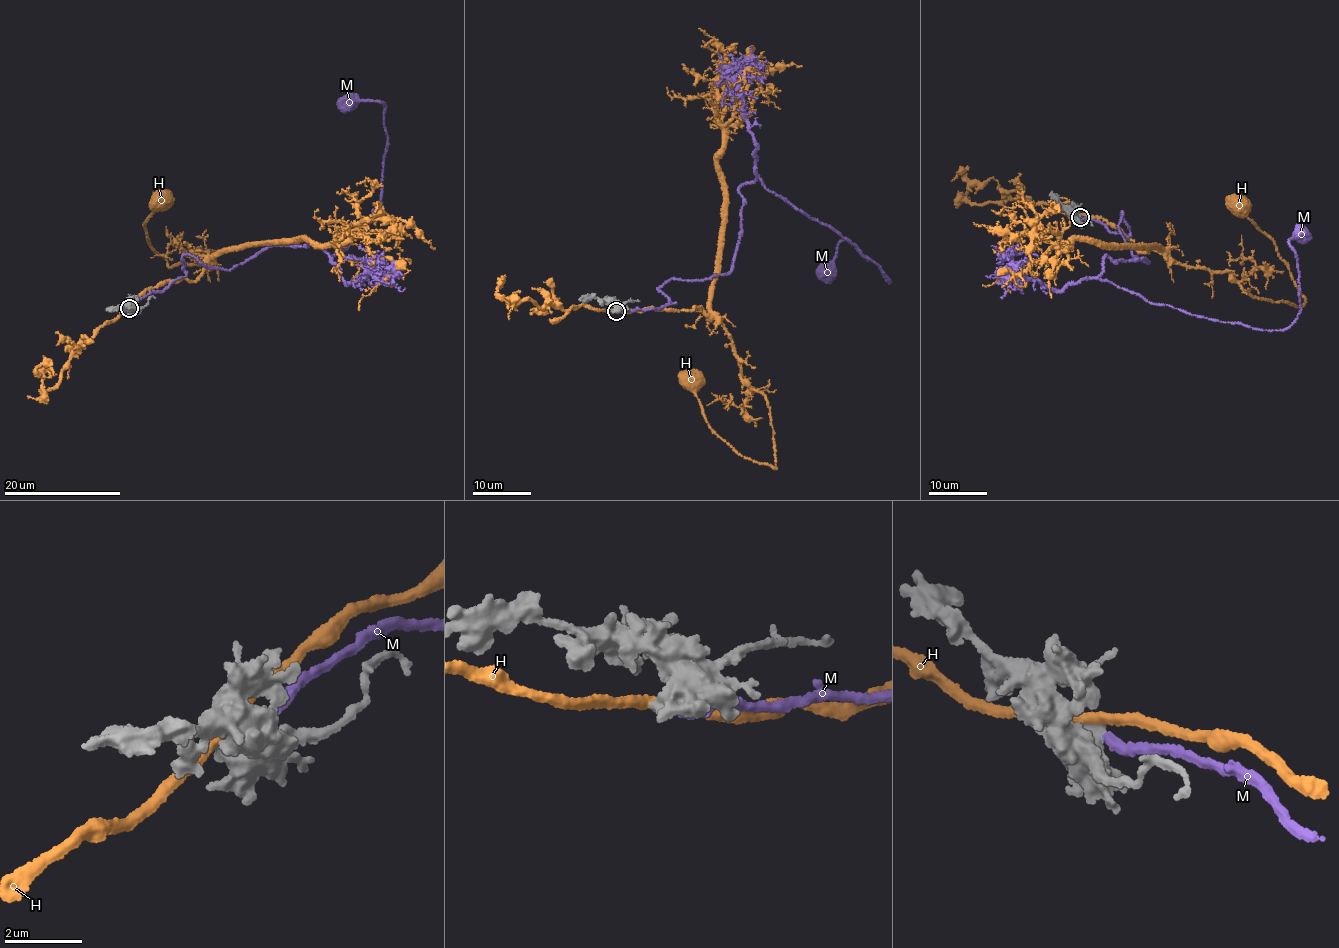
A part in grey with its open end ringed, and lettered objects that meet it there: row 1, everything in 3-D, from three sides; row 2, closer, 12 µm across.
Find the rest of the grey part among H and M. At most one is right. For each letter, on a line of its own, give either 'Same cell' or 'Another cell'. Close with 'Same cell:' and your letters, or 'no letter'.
H: Another cell
M: Same cell
Same cell: M

